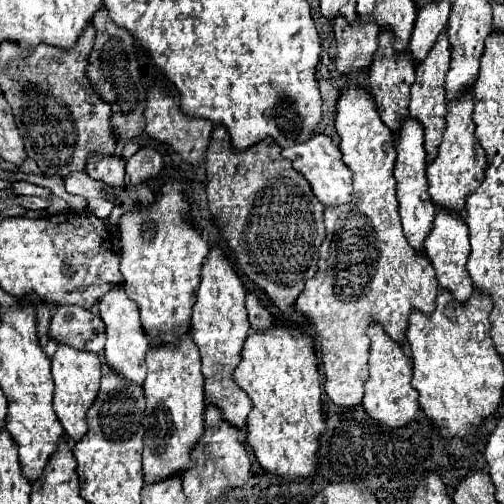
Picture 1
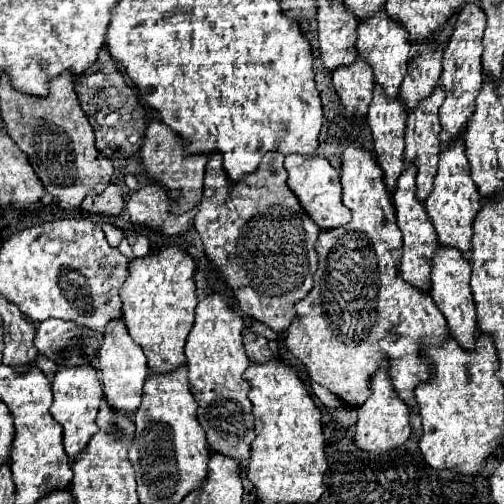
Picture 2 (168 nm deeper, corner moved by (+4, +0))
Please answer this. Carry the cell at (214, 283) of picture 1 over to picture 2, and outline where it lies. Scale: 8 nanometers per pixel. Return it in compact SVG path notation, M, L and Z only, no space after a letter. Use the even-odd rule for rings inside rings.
M211 293L197 305L195 323L185 345L191 393L199 403L197 419L207 433L207 443L213 451L233 457L239 465L247 463L249 443L255 437L251 401L247 399L249 383L243 379L243 369L249 365L241 343L243 327L243 317L233 311L231 299L223 293Z

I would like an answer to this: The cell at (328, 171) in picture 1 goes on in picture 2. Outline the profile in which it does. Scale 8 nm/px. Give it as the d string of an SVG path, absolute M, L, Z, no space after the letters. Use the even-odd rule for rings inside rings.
M291 153L285 157L285 169L289 173L287 185L299 197L305 211L313 217L319 229L333 229L349 223L349 209L341 201L341 181L339 173L331 167L331 163L323 155L299 155Z

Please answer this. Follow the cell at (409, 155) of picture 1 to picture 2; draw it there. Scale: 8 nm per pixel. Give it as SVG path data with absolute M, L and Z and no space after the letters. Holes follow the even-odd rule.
M411 163L405 165L401 171L395 193L393 193L393 205L397 211L397 225L403 233L403 259L401 259L401 275L405 275L405 281L411 285L429 291L429 261L439 245L437 233L433 229L433 223L429 221L427 211L423 209L423 203L417 201L417 191L415 191L415 167Z

